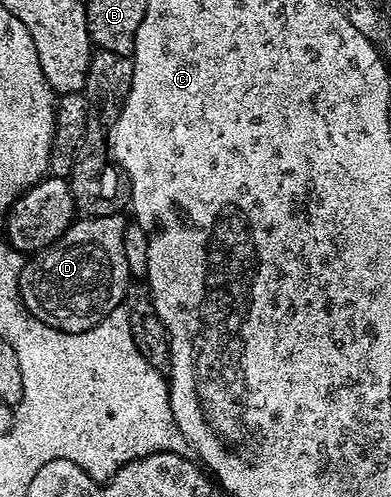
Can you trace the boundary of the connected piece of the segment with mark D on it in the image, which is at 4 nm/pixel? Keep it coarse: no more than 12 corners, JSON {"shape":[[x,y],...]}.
{"shape":[[124,214],[78,218],[21,270],[25,307],[83,333],[125,302]]}

